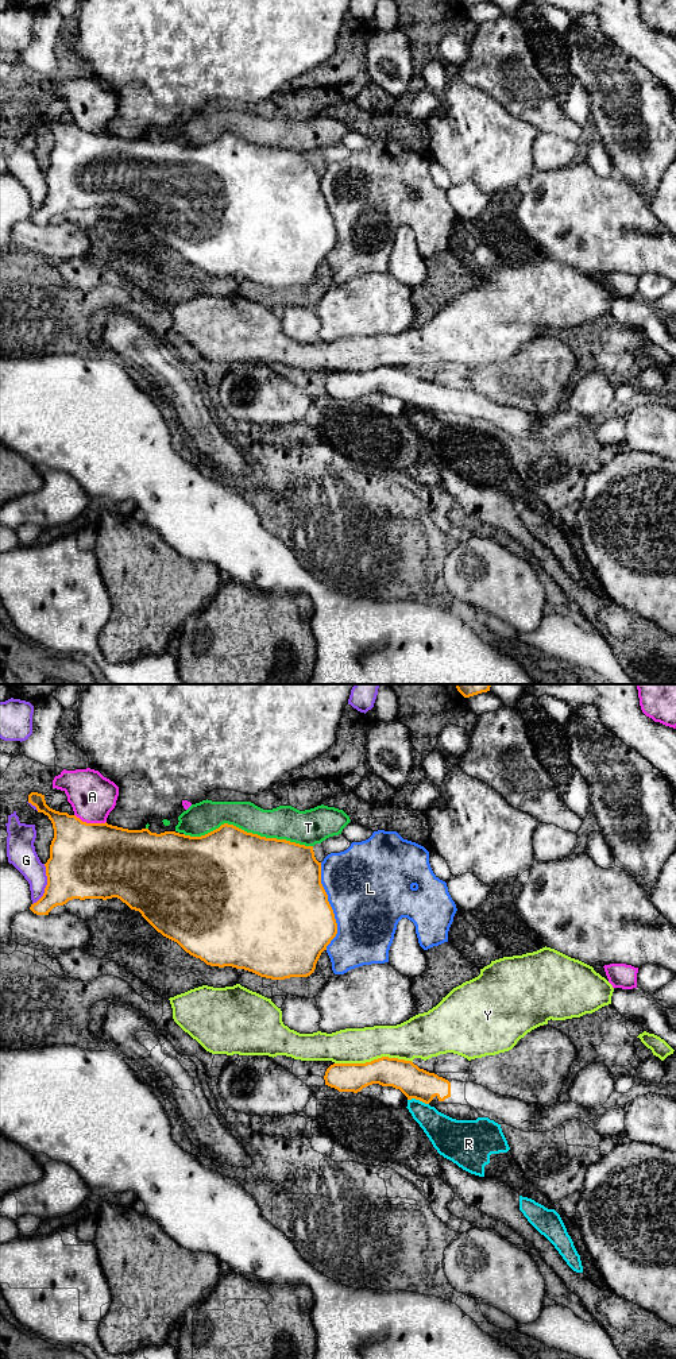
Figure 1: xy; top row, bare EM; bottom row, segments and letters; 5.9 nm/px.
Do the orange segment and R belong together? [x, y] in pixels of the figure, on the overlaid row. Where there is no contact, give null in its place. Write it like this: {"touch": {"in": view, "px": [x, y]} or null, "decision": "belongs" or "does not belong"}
{"touch": {"in": "xy", "px": [418, 1099]}, "decision": "does not belong"}

